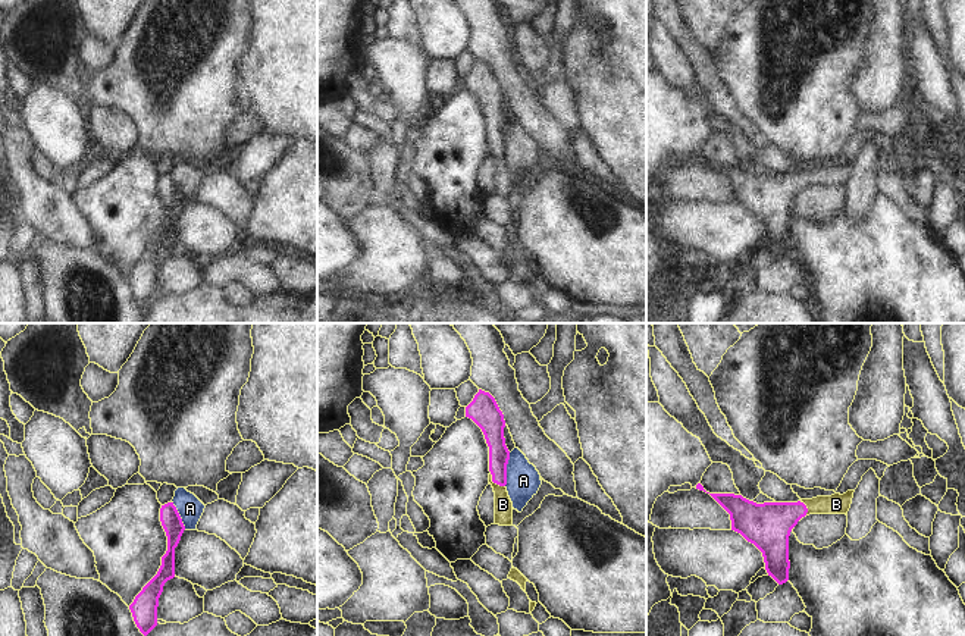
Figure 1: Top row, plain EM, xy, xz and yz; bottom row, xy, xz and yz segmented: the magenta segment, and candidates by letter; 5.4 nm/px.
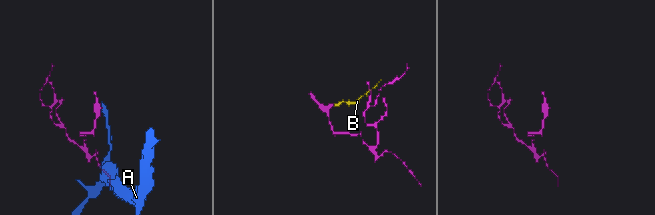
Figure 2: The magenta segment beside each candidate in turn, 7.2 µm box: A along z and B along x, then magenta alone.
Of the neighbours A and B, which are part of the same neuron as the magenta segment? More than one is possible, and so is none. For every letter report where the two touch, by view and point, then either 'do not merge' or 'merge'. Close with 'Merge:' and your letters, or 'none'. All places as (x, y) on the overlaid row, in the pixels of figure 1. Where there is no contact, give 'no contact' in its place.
A: xz (506, 469) | do not merge
B: yz (807, 511) | merge
Merge: B

